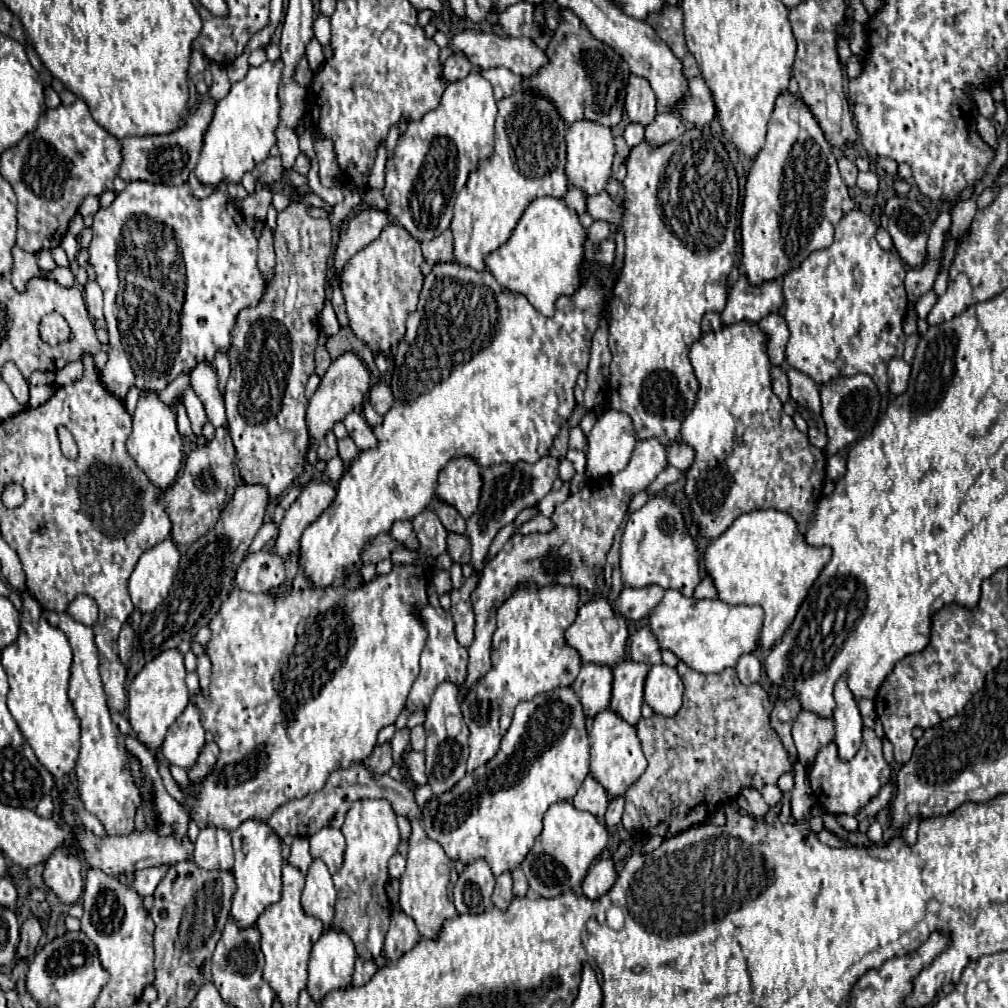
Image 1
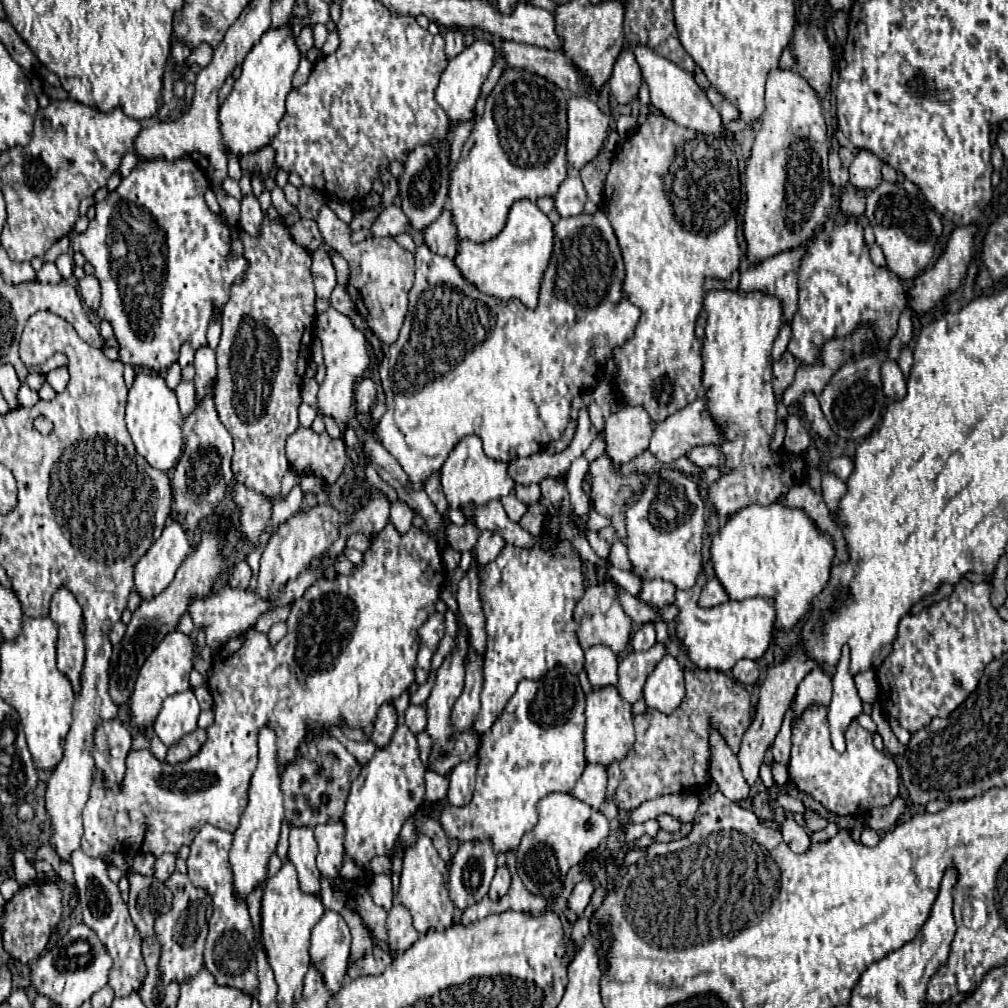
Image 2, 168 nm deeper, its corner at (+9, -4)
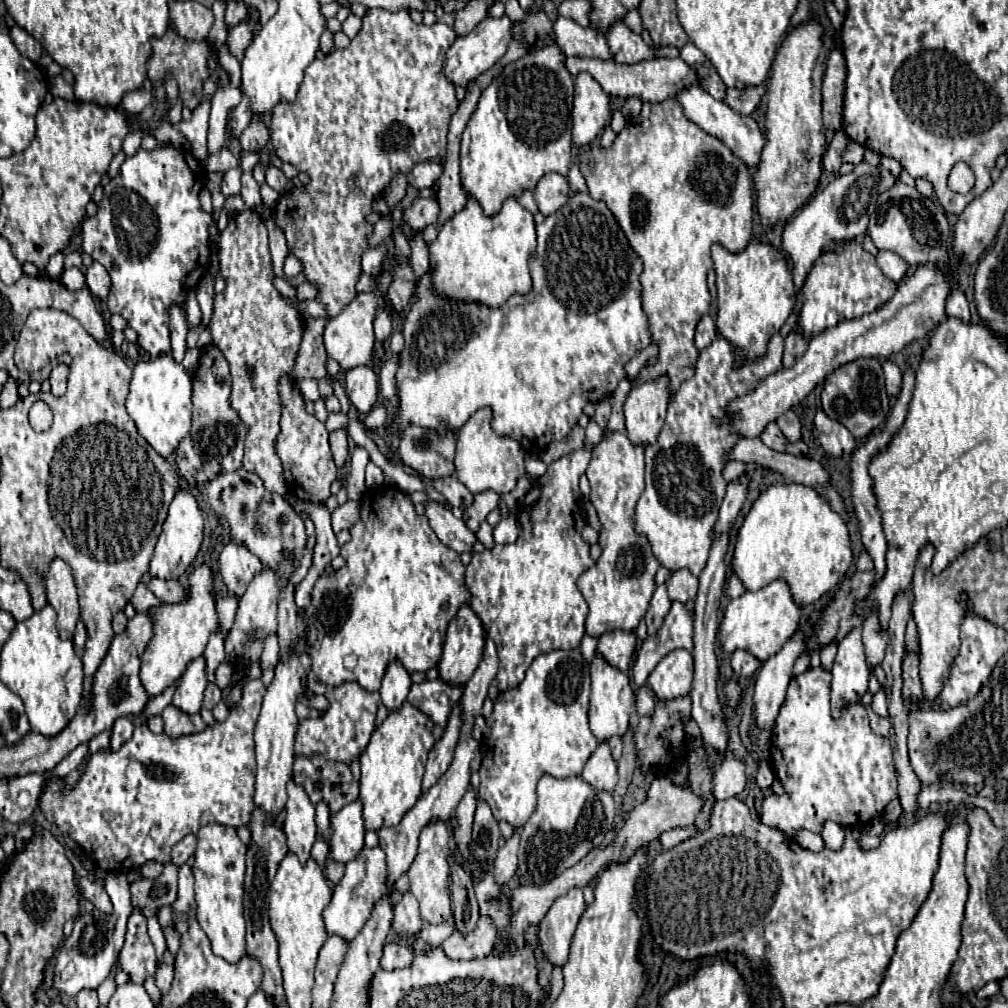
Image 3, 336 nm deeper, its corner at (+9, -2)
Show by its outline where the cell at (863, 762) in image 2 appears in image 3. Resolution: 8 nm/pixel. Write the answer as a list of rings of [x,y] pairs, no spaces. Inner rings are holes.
[[[823,668],[807,670],[793,678],[787,690],[787,698],[775,720],[775,734],[771,740],[771,762],[777,778],[781,780],[785,794],[769,796],[763,800],[761,822],[795,836],[799,828],[821,832],[825,820],[833,820],[841,826],[857,826],[883,814],[883,808],[897,796],[897,774],[893,764],[891,746],[887,738],[875,736],[869,726],[867,710],[863,704],[851,704],[845,714],[833,722],[829,708],[831,674]]]

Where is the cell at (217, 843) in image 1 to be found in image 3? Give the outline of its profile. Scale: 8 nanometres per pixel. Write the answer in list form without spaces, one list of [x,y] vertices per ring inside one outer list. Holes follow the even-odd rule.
[[[221,824],[201,826],[197,832],[195,844],[195,900],[197,900],[197,922],[211,942],[211,950],[215,956],[221,956],[229,964],[237,964],[245,958],[245,918],[243,918],[243,876],[245,876],[245,844],[239,840],[235,828],[227,828]]]

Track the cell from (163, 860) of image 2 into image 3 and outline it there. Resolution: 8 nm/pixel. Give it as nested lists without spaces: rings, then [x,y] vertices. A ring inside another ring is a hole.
[[[191,834],[191,836],[185,836],[179,844],[173,846],[173,850],[171,850],[171,864],[175,864],[175,866],[185,864],[187,858],[189,858],[193,852],[195,852],[195,836]]]

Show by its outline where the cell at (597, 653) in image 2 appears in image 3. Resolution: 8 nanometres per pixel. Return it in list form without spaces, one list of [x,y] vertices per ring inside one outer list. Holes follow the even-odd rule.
[[[607,632],[599,638],[597,654],[603,656],[613,668],[627,672],[635,652],[635,640],[637,638],[633,632]]]

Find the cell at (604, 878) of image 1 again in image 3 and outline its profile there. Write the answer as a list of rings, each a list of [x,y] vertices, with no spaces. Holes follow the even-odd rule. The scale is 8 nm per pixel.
[[[571,888],[565,896],[557,898],[547,916],[539,924],[539,940],[545,956],[553,964],[565,964],[575,928],[585,912],[585,900],[581,888]]]

